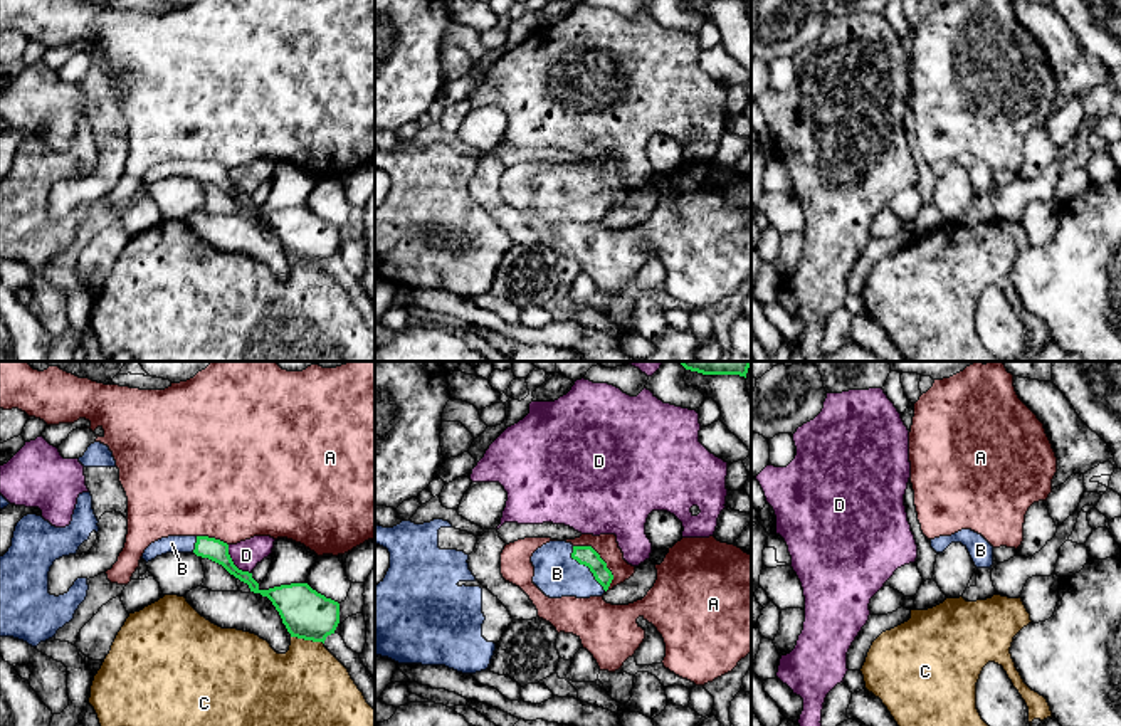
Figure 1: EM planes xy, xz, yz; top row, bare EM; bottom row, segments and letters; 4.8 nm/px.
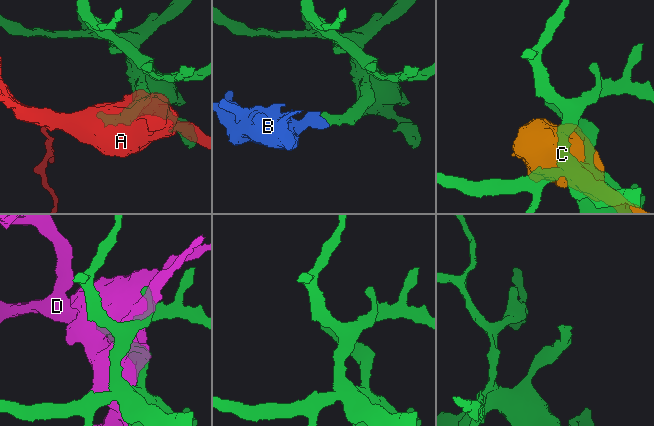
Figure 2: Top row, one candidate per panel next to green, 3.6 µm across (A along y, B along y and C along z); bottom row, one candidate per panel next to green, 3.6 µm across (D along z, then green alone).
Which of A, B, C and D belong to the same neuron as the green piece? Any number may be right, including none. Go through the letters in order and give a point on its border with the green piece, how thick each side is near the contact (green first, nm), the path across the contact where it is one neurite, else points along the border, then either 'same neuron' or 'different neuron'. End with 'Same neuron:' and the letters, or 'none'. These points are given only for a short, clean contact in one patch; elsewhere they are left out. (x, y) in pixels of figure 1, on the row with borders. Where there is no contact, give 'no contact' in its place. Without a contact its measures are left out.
A: contact xz (604, 562); calibres 100 and 150 nm; different neuron
B: contact xz (587, 565); calibres 100 and 220 nm; way xz (585, 555), (587, 565), (557, 573); same neuron
C: contact xy (308, 639); calibres 240 and 380 nm; different neuron
D: contact xy (232, 563); calibres 110 and 140 nm; different neuron
Same neuron: B

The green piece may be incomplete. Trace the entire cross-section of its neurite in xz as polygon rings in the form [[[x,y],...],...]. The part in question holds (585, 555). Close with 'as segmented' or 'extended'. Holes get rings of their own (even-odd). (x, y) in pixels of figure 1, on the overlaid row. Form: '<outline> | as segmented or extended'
[[[550,541],[533,553],[531,563],[533,583],[550,598],[602,597],[613,580],[607,563],[592,546]]] | extended

